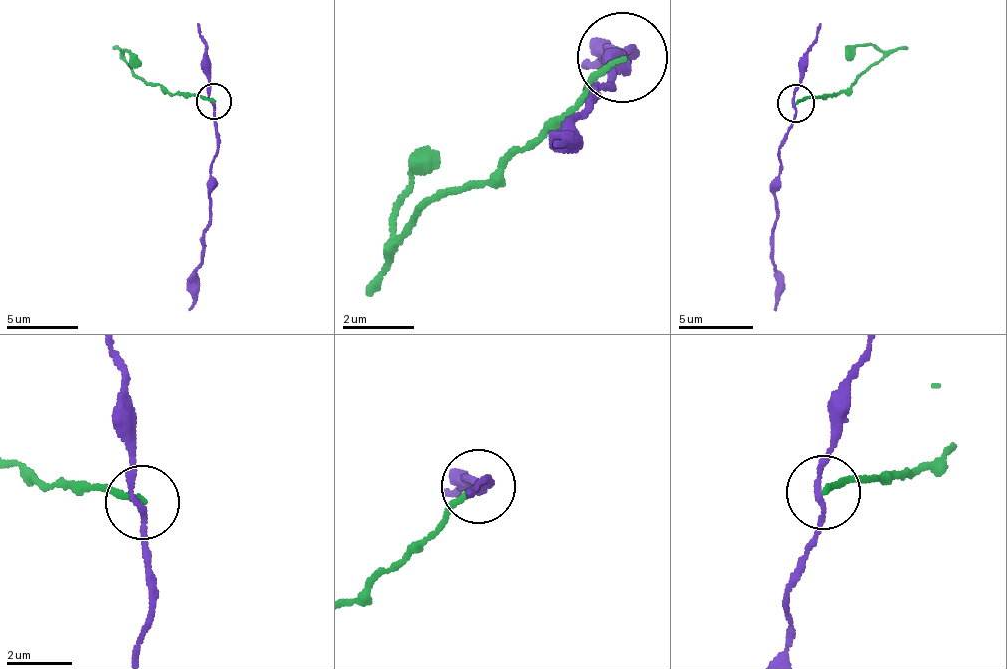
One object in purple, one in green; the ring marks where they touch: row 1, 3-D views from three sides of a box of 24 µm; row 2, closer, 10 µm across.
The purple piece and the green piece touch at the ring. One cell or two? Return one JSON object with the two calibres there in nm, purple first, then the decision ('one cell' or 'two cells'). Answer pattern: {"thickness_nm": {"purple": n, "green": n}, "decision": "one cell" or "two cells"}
{"thickness_nm": {"purple": 150, "green": 190}, "decision": "two cells"}

